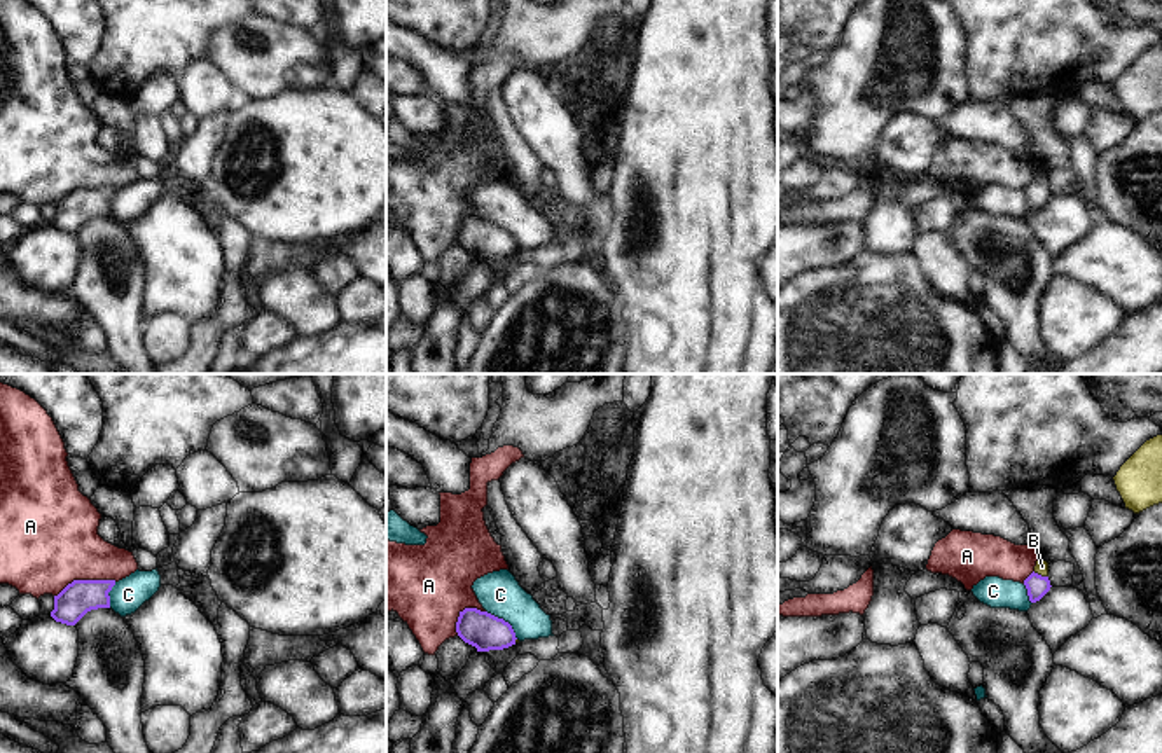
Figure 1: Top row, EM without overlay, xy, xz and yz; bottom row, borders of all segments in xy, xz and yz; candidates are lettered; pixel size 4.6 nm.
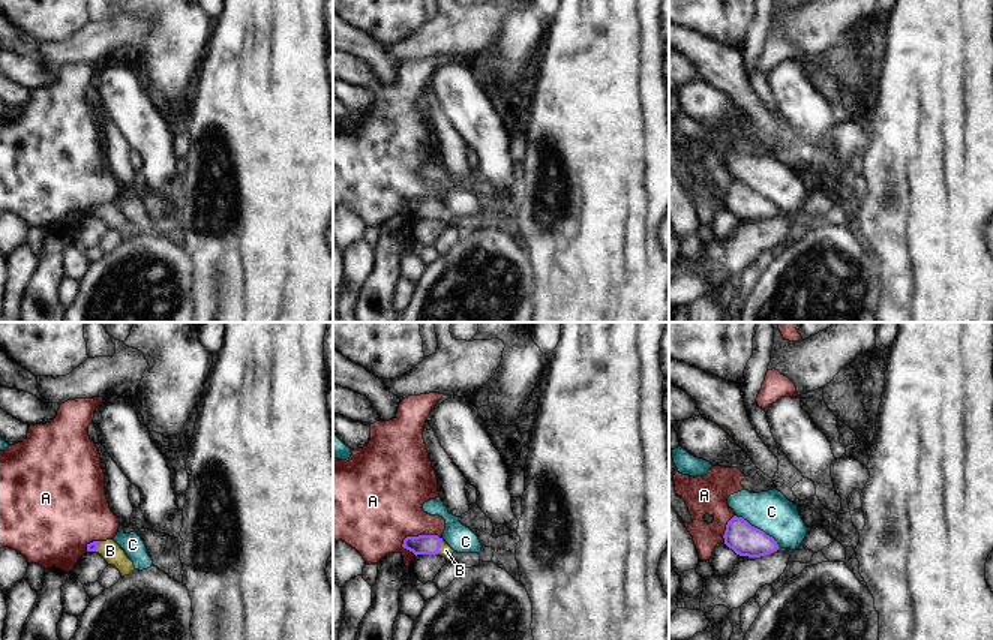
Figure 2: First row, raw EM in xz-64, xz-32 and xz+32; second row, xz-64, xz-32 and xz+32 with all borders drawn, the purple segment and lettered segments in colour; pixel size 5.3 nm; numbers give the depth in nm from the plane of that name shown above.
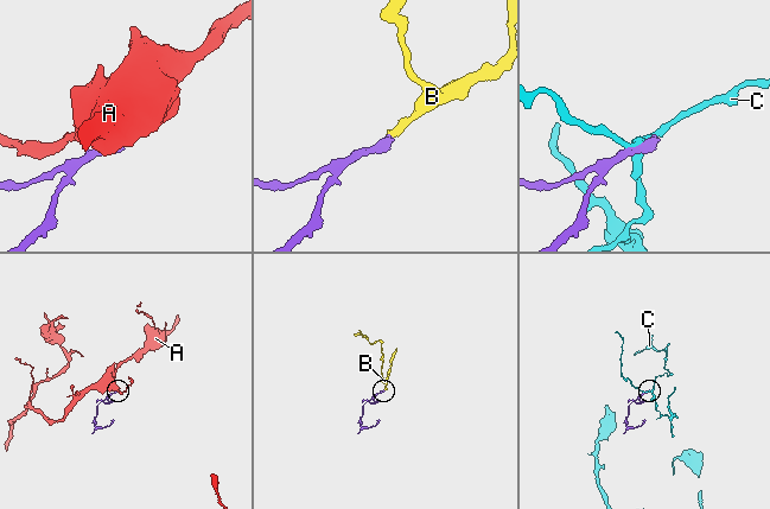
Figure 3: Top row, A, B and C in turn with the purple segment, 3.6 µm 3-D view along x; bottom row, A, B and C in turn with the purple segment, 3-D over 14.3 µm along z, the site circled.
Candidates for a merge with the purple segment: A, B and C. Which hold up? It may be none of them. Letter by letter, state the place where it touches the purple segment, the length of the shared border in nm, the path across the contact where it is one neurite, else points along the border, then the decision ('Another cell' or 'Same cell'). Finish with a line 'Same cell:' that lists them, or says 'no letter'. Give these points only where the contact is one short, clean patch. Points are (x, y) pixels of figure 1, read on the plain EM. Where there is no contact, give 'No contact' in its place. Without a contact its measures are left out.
A: Touches purple at xy (84, 189). Shared border 300 nm. Boundary: xy (116, 189), (72, 189), (55, 205). Another cell
B: Touches purple at yz (1040, 184). Shared border 80 nm. Path across: yz (1037, 194), (1040, 184), (1042, 175). Same cell
C: Touches purple at xz (504, 229). Shared border 200 nm. Another cell
Same cell: B.

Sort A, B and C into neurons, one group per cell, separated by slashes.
A / B / C

